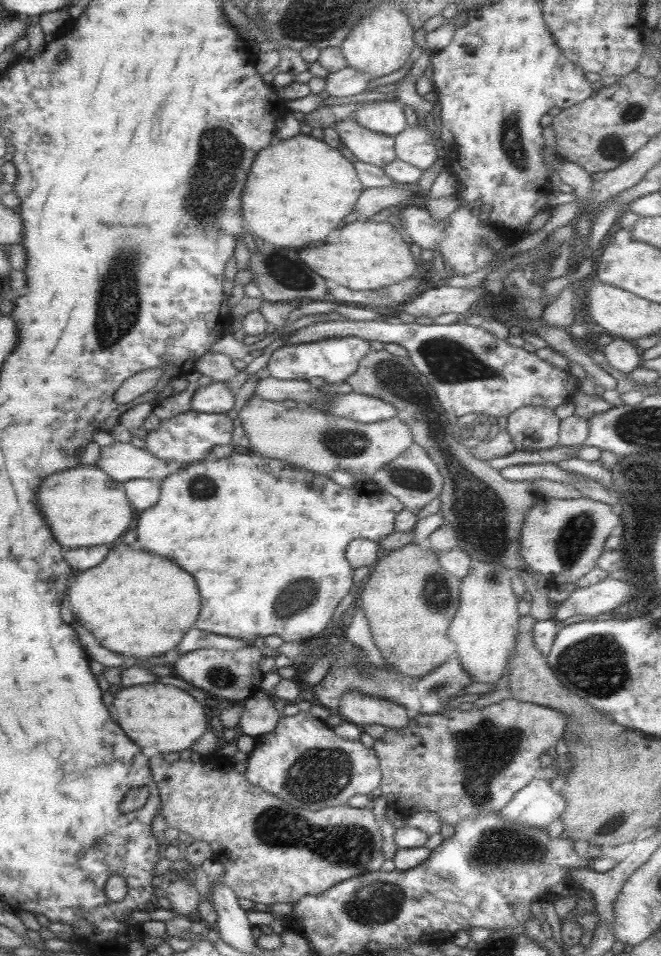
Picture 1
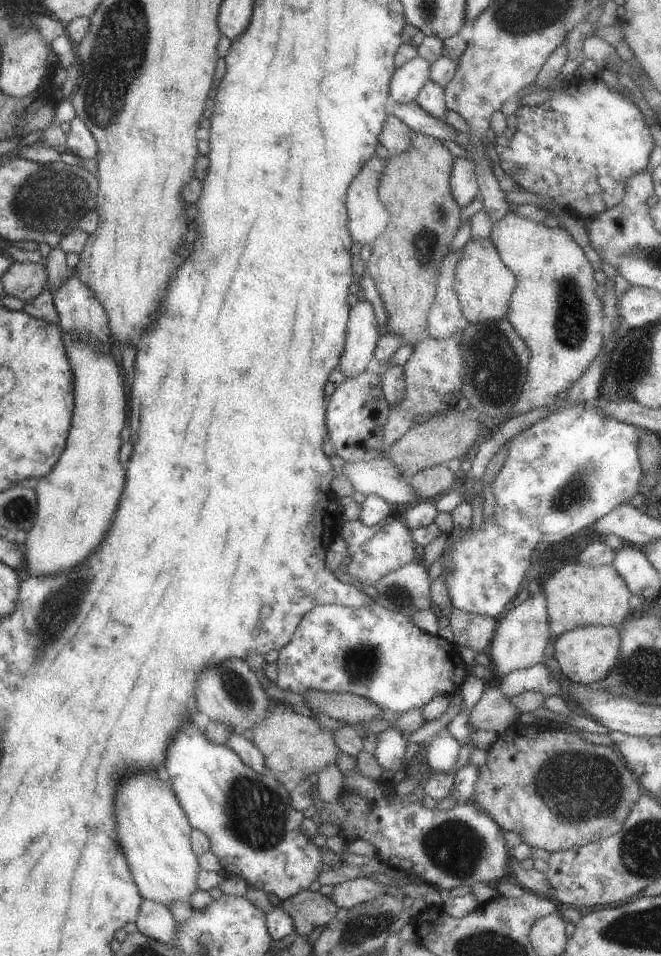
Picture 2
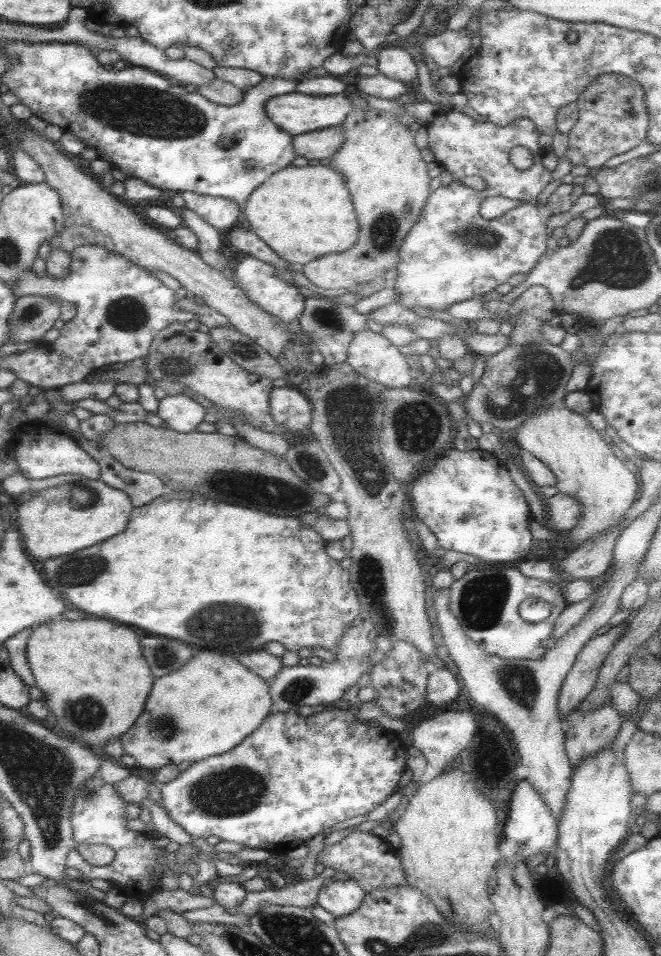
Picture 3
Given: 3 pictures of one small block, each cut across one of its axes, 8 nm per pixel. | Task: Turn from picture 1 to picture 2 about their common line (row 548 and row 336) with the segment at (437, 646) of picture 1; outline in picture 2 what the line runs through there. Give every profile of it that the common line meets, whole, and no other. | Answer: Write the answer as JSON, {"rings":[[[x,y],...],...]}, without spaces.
{"rings":[[[410,130],[410,134],[412,134],[410,148],[400,154],[389,154],[386,158],[386,166],[380,176],[377,192],[388,208],[390,222],[388,222],[386,230],[372,242],[371,256],[365,265],[366,273],[370,274],[380,293],[380,298],[384,302],[388,326],[382,331],[394,332],[404,342],[412,342],[416,345],[421,340],[428,338],[426,324],[430,306],[432,306],[436,295],[436,282],[440,266],[449,254],[450,242],[461,226],[462,214],[451,194],[454,156],[444,145],[444,142],[442,143],[438,138],[423,134],[418,130]]]}

